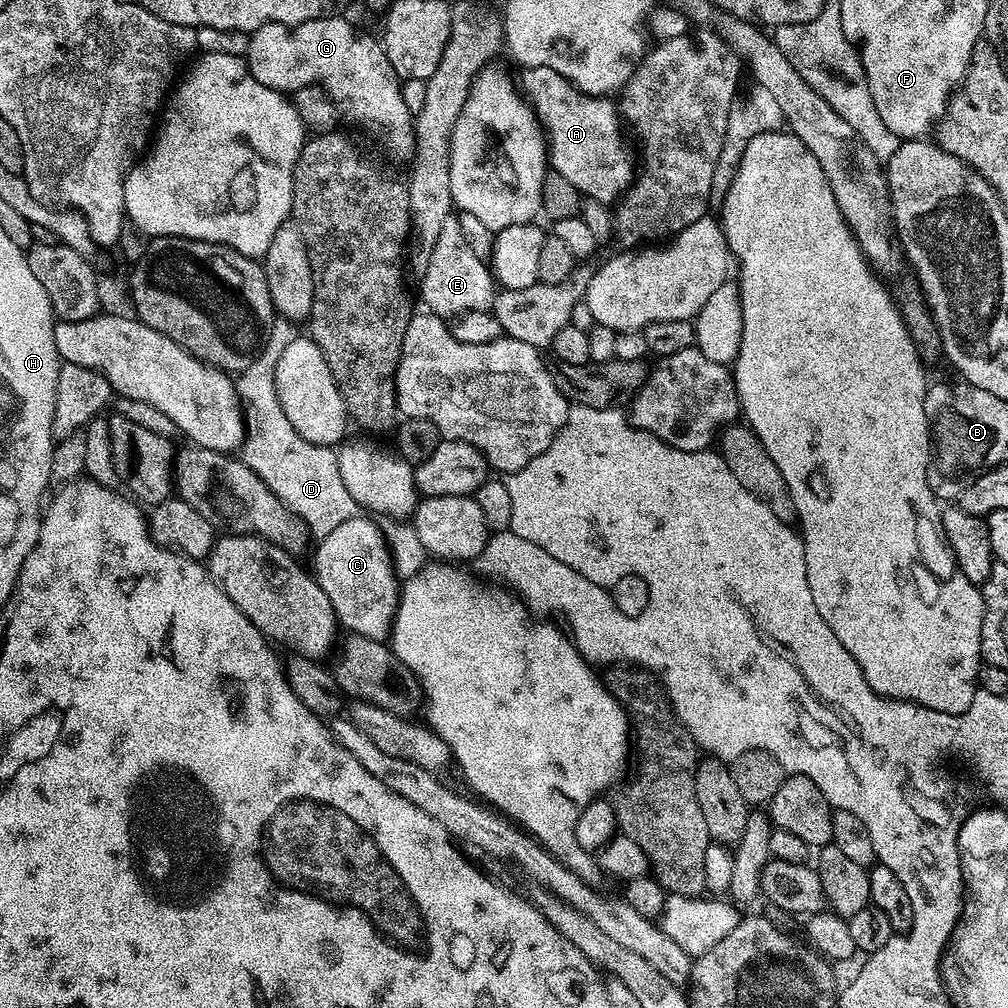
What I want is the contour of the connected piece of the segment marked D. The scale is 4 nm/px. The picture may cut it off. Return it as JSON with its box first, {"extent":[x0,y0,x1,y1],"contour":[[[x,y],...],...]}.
{"extent":[234,317,360,538],"contour":[[[275,317],[269,324],[268,335],[261,344],[259,354],[252,359],[250,366],[244,368],[235,379],[234,387],[237,396],[240,397],[245,419],[245,438],[240,447],[240,460],[267,484],[267,488],[283,502],[284,507],[292,515],[296,516],[303,525],[305,523],[308,526],[307,531],[309,533],[312,531],[313,537],[319,538],[328,534],[330,530],[334,530],[334,527],[340,526],[342,522],[349,520],[350,517],[359,515],[360,507],[357,500],[351,497],[342,480],[336,452],[329,445],[307,442],[306,438],[302,438],[294,430],[294,426],[286,417],[285,410],[282,409],[281,402],[278,401],[276,368],[283,350],[286,350],[286,347],[298,338],[296,328],[297,325],[293,321],[284,317]]]}

